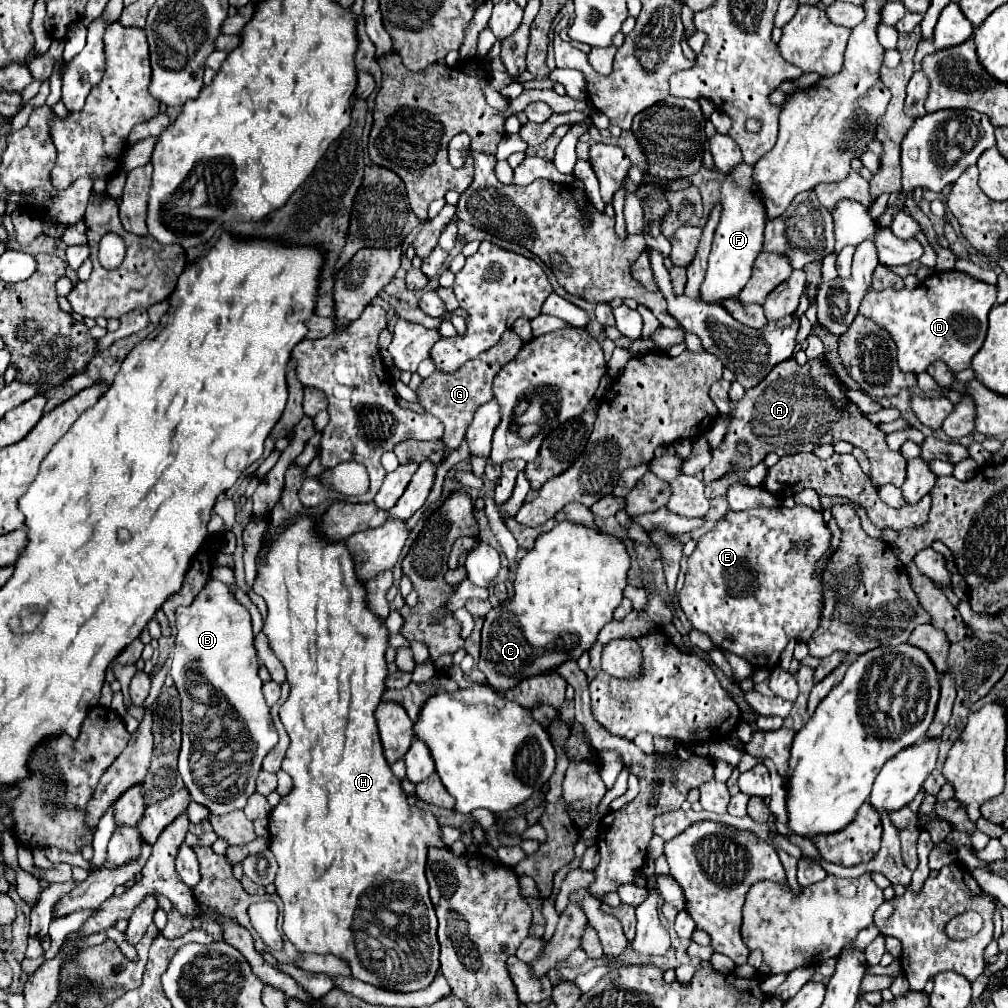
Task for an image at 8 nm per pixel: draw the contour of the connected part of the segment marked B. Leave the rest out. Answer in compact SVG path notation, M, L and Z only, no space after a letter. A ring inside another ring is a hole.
M211 578L205 588L195 596L195 600L189 604L189 606L179 606L175 610L175 628L177 628L177 636L175 636L175 648L171 652L171 678L177 686L177 692L181 696L181 710L183 710L183 726L181 726L181 732L183 732L183 746L181 746L181 754L179 754L179 774L183 776L183 782L191 794L191 798L203 806L207 806L213 814L229 814L233 810L241 810L245 808L245 802L247 798L255 792L255 780L257 780L257 774L261 770L261 762L265 758L265 754L277 744L277 732L275 732L275 726L273 726L273 720L269 716L269 706L265 704L263 700L263 694L261 694L261 678L257 674L259 670L259 656L257 656L257 648L255 648L255 634L253 634L253 628L251 628L251 614L249 610L237 602L235 594L229 590L227 584Z

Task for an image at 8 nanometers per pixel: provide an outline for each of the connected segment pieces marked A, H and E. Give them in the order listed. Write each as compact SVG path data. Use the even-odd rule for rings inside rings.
M789 358L777 364L765 380L759 382L753 390L747 390L739 404L733 404L735 420L729 426L723 442L711 452L713 462L703 470L705 482L717 480L727 472L729 464L751 468L763 462L767 452L775 452L779 456L813 452L817 444L837 444L847 440L851 444L859 444L865 454L871 458L873 482L877 486L893 484L903 486L907 474L907 460L901 450L893 452L887 446L887 434L879 428L879 424L865 418L861 408L853 404L843 390L843 382L835 376L831 364L823 360L809 360L803 366L797 364L795 358ZM745 440L751 446L749 456L743 456L735 450L737 442Z
M291 464L285 472L285 486L281 490L281 498L273 506L273 510L269 512L269 524L267 524L267 530L263 532L263 542L267 542L265 544L267 554L261 560L261 566L257 570L257 580L253 586L255 592L259 596L263 596L267 610L269 610L269 614L263 620L263 632L267 634L273 652L283 662L283 666L287 670L287 682L291 684L291 694L283 702L283 706L279 708L279 716L281 716L281 722L291 738L291 744L289 744L289 750L283 758L281 768L293 778L293 790L279 800L279 804L271 810L271 816L269 816L269 832L271 832L269 848L275 854L277 864L279 864L275 886L277 886L277 894L281 896L281 900L285 904L283 932L301 952L333 954L333 956L339 956L343 960L349 960L351 970L353 970L353 978L357 978L357 980L369 982L373 986L389 988L389 990L413 992L413 990L421 990L421 988L429 986L439 970L439 942L437 942L437 934L435 934L437 932L437 918L435 918L435 908L429 900L425 864L427 864L427 852L431 846L435 846L435 848L441 848L441 846L449 848L449 846L445 844L445 840L441 836L441 824L437 822L437 818L407 804L407 794L401 788L401 780L391 772L391 768L383 756L383 744L379 738L375 710L381 704L381 696L385 692L385 680L389 676L385 650L389 648L391 632L389 632L385 620L379 618L375 612L371 612L369 600L367 600L367 596L369 596L367 586L359 580L359 576L355 572L357 562L355 562L351 550L347 548L345 540L331 542L329 538L325 538L325 534L321 534L317 530L317 514L323 514L331 502L325 500L313 508L307 508L301 504L299 488L303 486L303 482L307 478L305 470L307 468L303 468L299 464Z
M799 504L793 508L757 506L741 512L731 510L697 540L697 548L689 556L685 586L679 592L681 610L695 630L709 634L717 648L745 658L755 670L771 670L779 664L779 656L791 640L809 642L821 624L823 572L831 560L831 556L823 558L823 554L827 554L829 544L831 530L821 510ZM821 560L823 570L817 572L817 562Z

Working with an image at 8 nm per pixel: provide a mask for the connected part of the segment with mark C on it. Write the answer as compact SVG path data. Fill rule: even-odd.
M561 522L553 530L541 534L535 540L535 546L517 564L513 602L509 602L509 606L501 604L499 608L493 608L485 618L481 632L481 660L477 668L487 676L487 682L499 692L505 692L517 686L517 682L533 674L553 670L561 662L579 658L589 650L595 644L599 630L613 620L613 610L623 600L629 568L631 558L623 540L603 530Z

